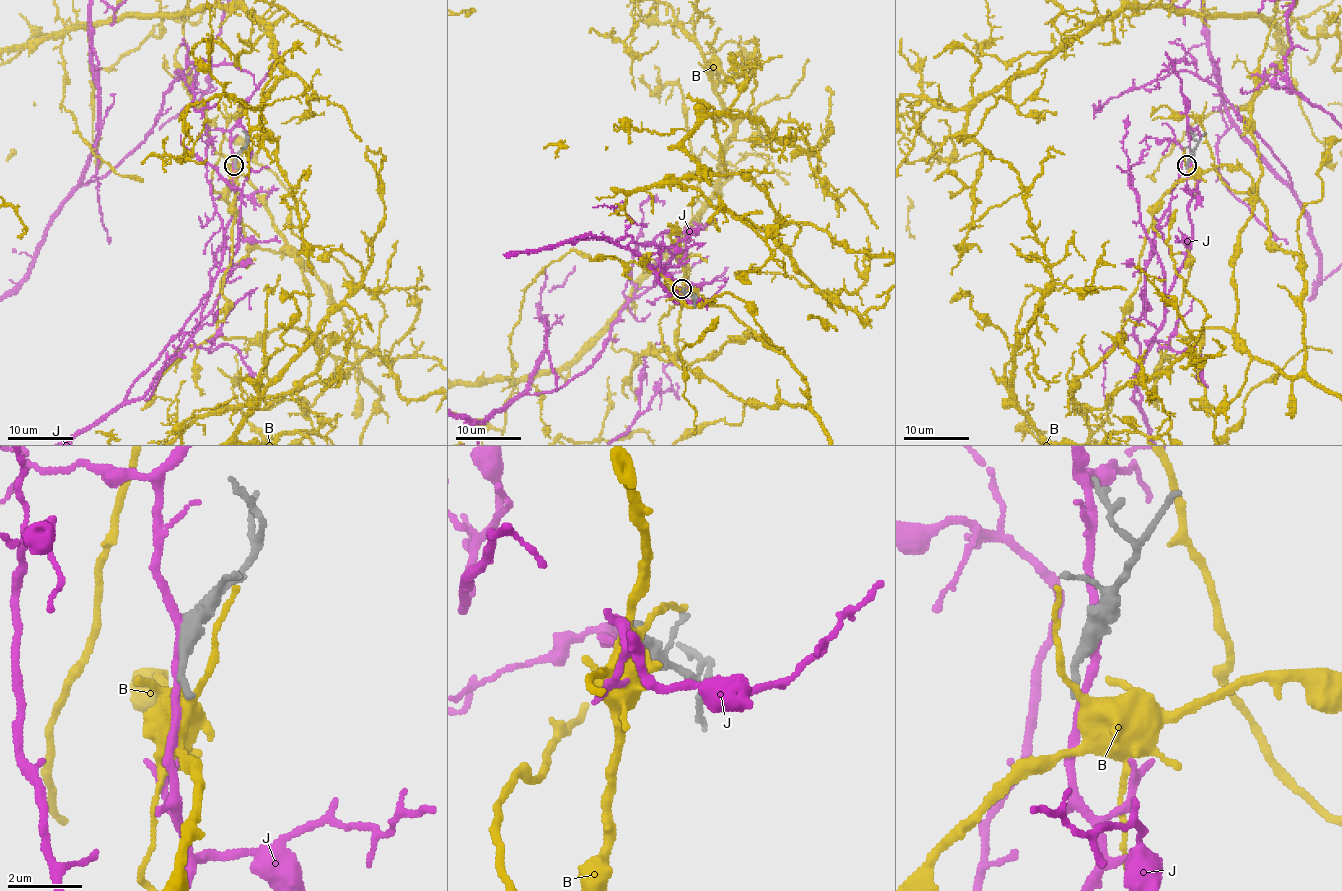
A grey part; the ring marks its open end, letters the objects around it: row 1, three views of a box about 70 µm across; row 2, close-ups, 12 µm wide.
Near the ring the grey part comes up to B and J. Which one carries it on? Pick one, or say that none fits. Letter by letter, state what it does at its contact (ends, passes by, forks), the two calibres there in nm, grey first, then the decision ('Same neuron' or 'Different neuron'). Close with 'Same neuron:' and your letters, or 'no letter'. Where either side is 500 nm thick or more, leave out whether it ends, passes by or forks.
B: It passes by. Thickness 180 nm (grey) against 360 nm. Different neuron
J: It passes by. Thickness 280 nm (grey) against 200 nm. Different neuron
Same neuron: no letter

